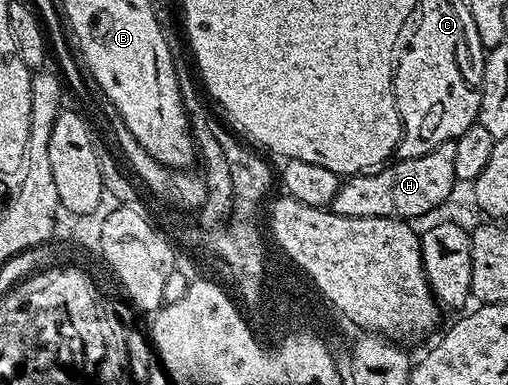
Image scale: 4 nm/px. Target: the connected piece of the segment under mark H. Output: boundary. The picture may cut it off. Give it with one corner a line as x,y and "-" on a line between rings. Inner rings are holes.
448,140
443,142
443,146
419,158
394,159
376,170
348,177
335,194
331,211
337,216
351,218
394,216
396,220
413,222
416,216
435,211
458,184
455,174
455,140

